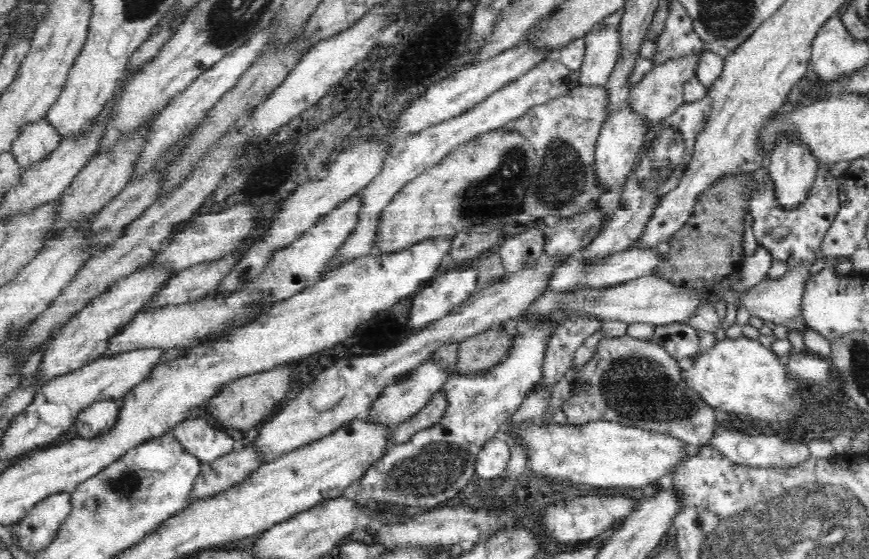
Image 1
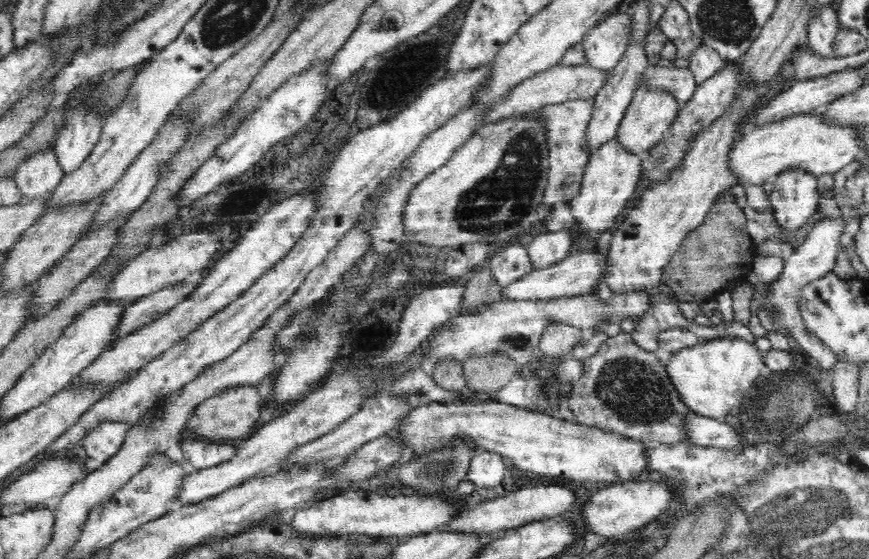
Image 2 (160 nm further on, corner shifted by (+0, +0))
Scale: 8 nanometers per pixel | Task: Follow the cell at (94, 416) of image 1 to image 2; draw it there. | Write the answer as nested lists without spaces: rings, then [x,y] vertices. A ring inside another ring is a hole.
[[[101,420],[89,428],[81,438],[81,444],[89,458],[108,462],[121,448],[128,431],[128,424],[113,420]]]

